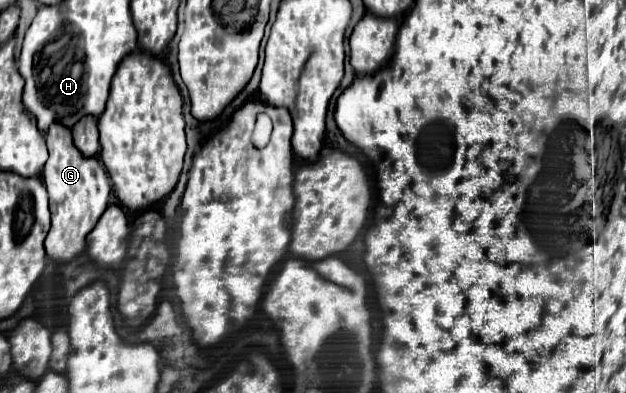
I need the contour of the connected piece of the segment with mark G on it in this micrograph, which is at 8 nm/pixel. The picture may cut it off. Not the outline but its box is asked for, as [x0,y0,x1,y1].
[43,122,111,262]

